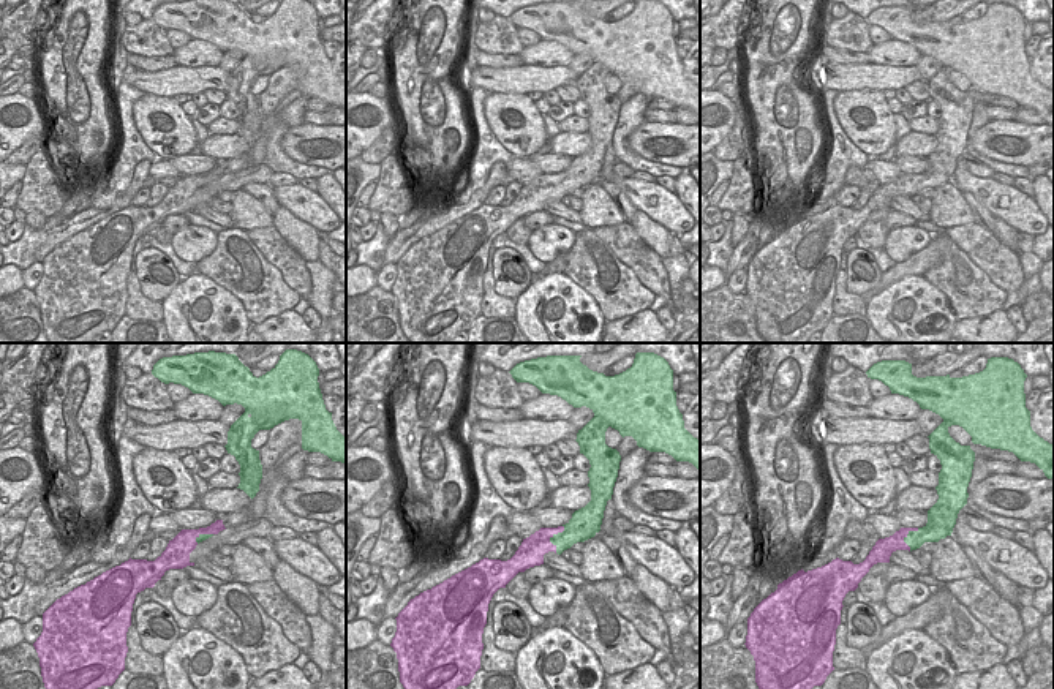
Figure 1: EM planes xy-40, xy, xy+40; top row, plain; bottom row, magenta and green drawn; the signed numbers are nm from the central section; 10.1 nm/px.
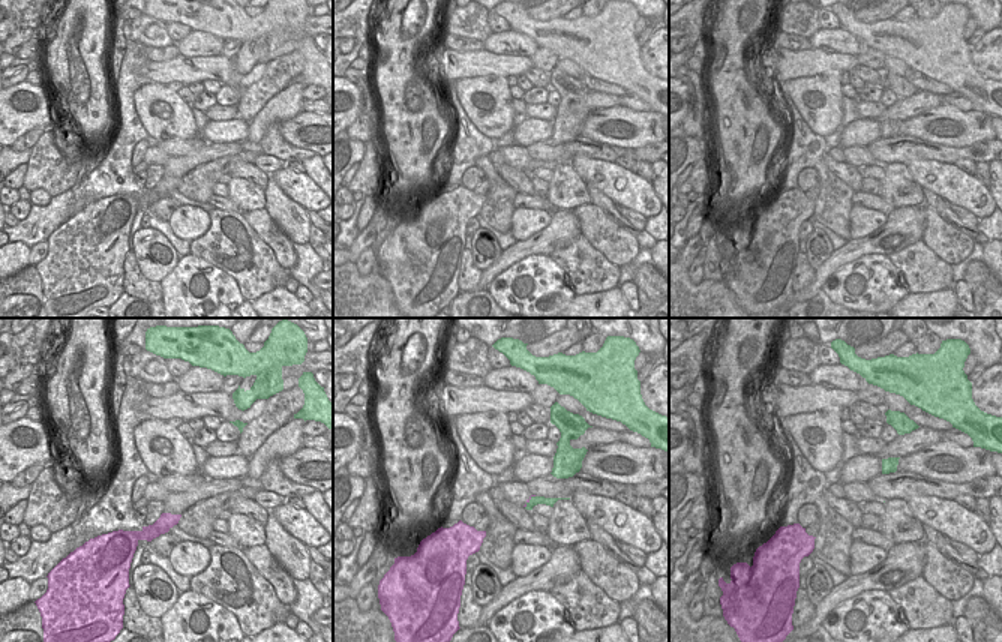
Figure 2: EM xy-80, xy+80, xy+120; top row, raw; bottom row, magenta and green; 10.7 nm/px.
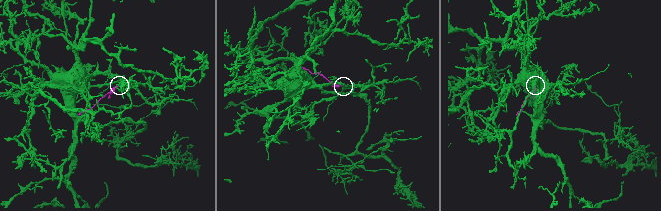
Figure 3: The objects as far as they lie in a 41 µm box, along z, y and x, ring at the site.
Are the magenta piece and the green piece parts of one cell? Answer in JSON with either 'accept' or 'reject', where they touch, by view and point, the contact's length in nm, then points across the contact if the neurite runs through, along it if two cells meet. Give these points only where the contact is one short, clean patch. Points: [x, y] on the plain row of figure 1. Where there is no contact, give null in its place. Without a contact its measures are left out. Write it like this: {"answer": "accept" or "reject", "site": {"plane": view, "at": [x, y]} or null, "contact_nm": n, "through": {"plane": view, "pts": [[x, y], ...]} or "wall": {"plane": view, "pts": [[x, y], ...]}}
{"answer": "reject", "site": {"plane": "xy", "at": [552, 182]}, "contact_nm": 300, "wall": {"plane": "xy", "pts": [[563, 171], [563, 176], [550, 185], [555, 198]]}}

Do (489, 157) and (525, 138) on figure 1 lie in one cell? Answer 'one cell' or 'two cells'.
two cells

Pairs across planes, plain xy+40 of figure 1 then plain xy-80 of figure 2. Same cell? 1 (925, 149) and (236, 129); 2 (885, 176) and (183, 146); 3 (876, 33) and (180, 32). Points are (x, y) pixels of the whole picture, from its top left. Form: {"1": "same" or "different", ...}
{"1": "same", "2": "different", "3": "same"}

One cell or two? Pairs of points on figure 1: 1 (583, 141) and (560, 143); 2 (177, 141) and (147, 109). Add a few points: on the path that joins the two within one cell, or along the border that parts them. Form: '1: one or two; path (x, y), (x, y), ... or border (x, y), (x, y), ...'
1: one; path (577, 143), (566, 143)
2: one; path (171, 131), (157, 114)

